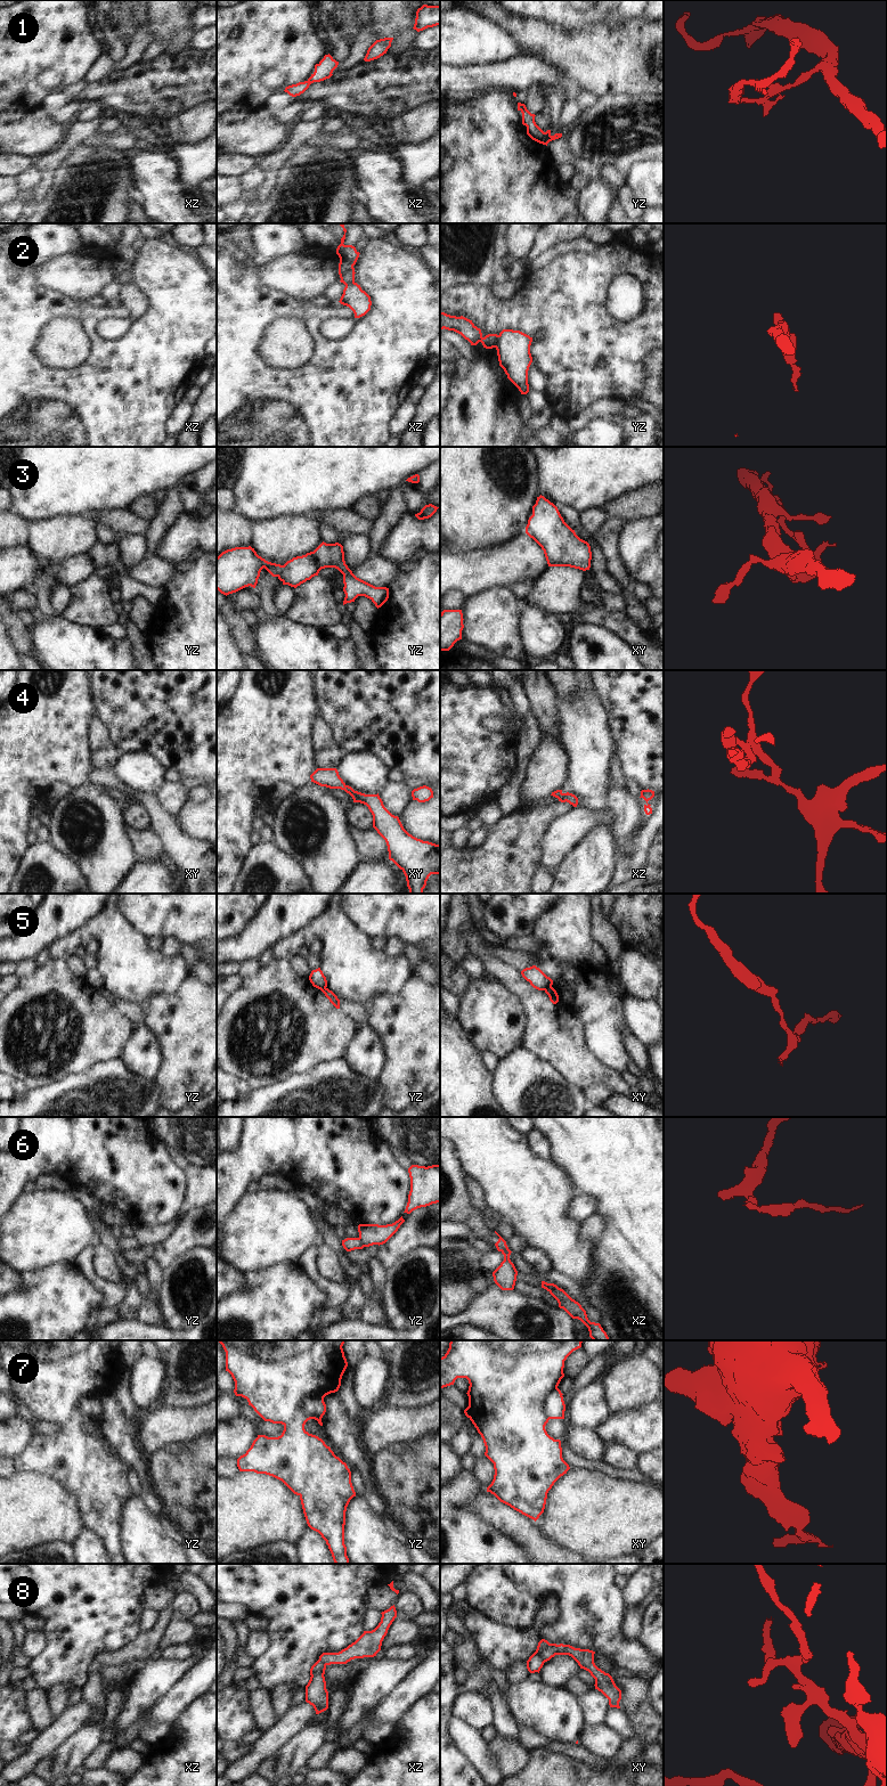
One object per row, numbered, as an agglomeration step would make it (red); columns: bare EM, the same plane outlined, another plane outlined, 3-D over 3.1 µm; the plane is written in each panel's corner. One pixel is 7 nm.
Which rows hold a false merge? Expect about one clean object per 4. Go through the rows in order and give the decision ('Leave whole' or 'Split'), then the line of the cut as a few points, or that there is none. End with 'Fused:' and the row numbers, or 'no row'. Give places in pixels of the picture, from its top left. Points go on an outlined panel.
1: Split. Split along xz (307, 81), (310, 83)
2: Split. Split along yz (498, 335), (498, 341), (494, 347)
3: Leave whole. No split
4: Leave whole. No split
5: Split. Split along xy (551, 986), (544, 989)
6: Split. Split along yz (358, 1238), (365, 1246)
7: Split. Split along yz (323, 1397), (314, 1395), (303, 1396), (300, 1400), (299, 1410)
8: Split. Split along xy (548, 1642), (542, 1650), (542, 1660), (544, 1662)
Fused: 1, 2, 5, 6, 7, 8.

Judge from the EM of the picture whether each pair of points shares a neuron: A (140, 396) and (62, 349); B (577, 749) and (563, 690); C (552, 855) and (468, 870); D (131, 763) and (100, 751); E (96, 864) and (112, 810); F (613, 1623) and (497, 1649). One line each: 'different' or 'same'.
A: different
B: different
C: different
D: different
E: same
F: different

